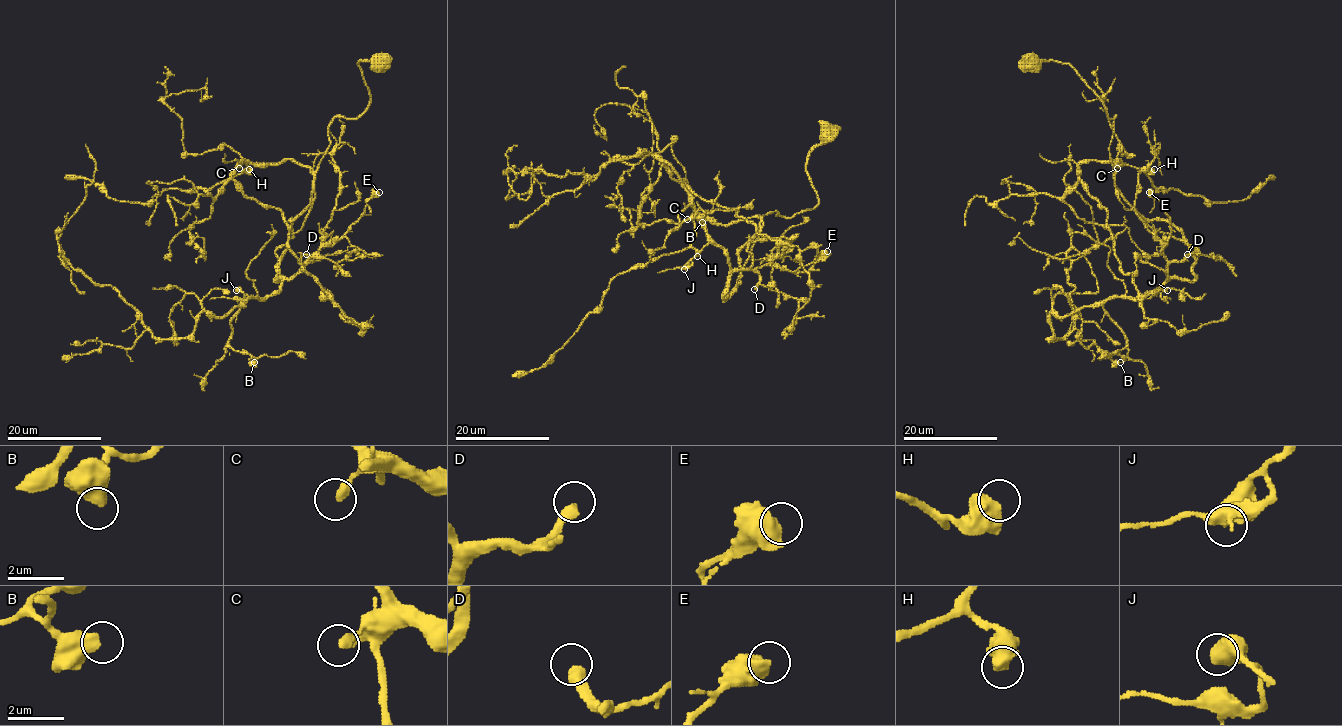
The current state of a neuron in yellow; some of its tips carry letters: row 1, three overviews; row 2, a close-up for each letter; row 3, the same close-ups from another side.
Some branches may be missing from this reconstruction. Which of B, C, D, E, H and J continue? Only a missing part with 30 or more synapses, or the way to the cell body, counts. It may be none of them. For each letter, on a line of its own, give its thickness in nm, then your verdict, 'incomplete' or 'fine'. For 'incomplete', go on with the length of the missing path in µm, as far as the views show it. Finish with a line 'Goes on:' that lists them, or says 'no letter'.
B: calibre 550 nm; fine
C: calibre 320 nm; fine
D: calibre 440 nm; incomplete; missing 45 µm
E: calibre 700 nm; fine
H: calibre 750 nm; fine
J: calibre 500 nm; fine
Goes on: D

